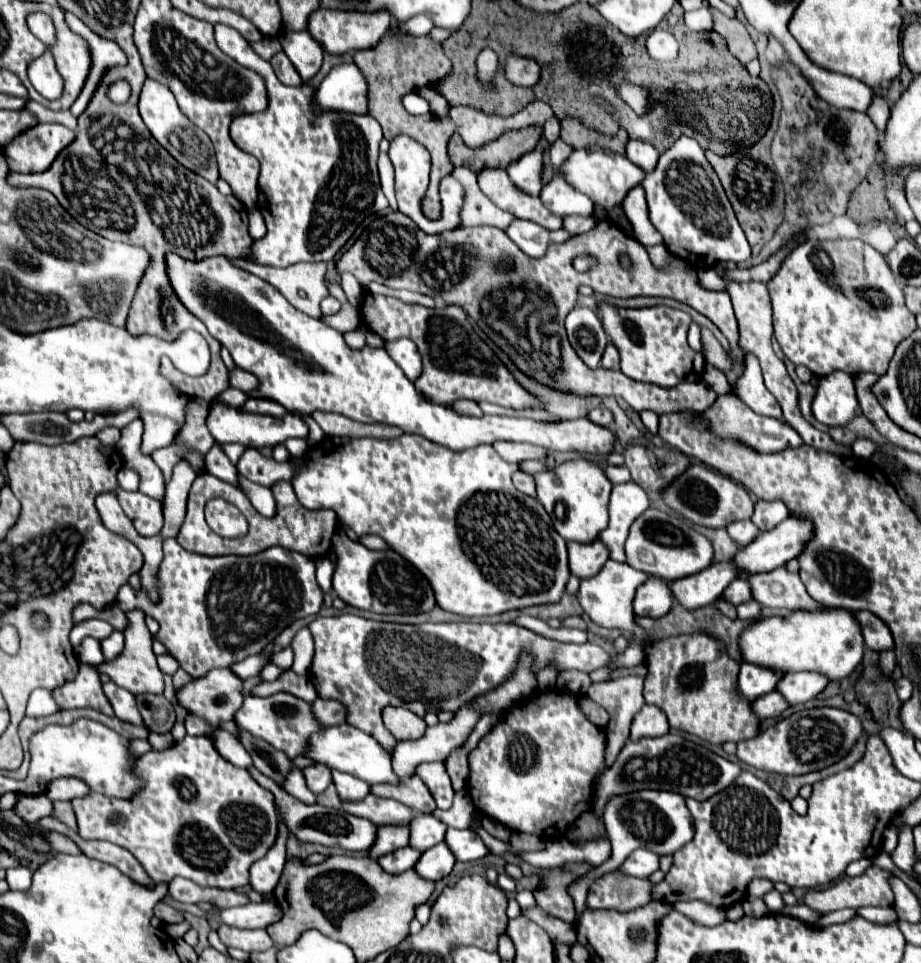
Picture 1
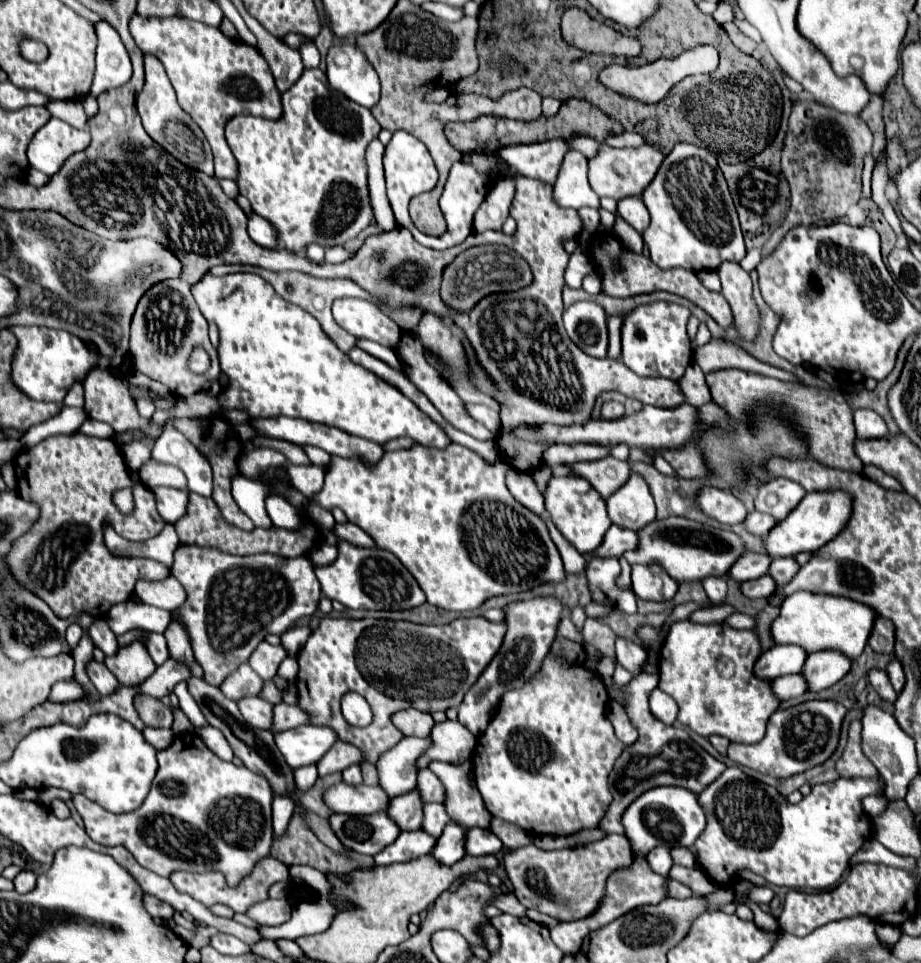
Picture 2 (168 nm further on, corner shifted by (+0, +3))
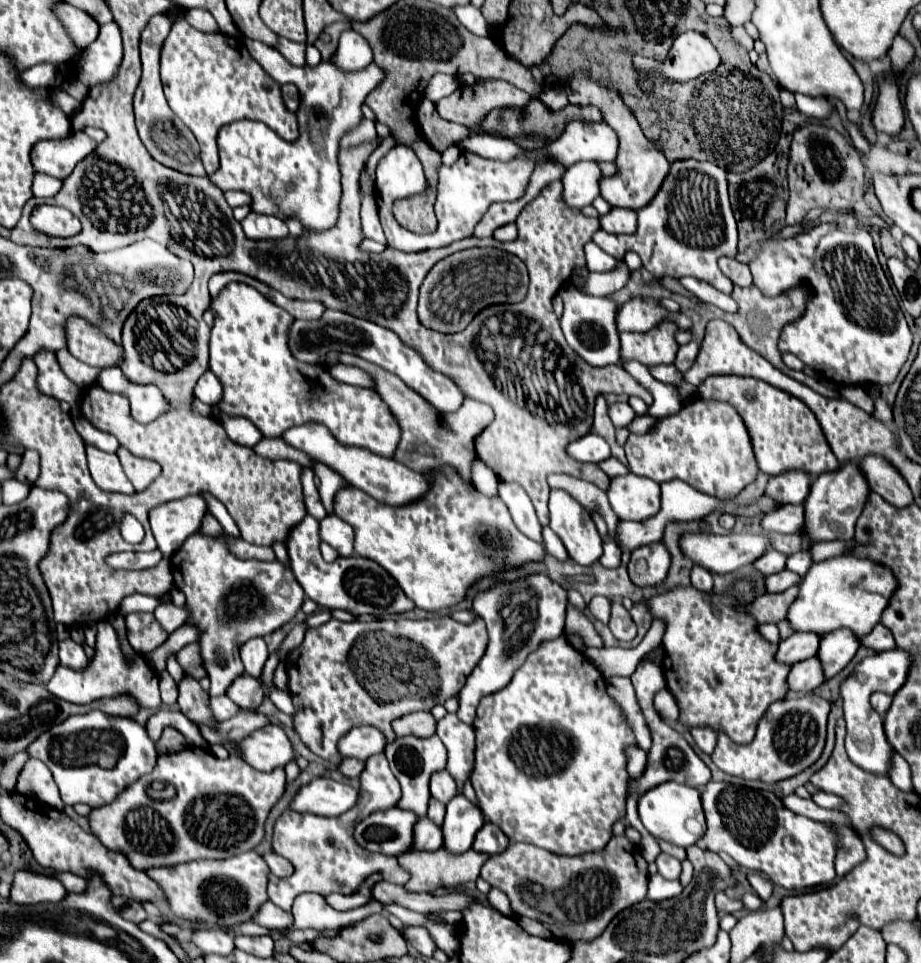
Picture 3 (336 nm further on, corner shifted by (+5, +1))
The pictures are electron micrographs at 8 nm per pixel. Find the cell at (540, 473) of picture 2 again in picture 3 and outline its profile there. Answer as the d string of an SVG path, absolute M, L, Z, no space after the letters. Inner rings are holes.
M550 526L542 528L542 538L544 538L544 548L546 548L546 552L550 556L554 556L558 560L568 560L570 558L568 552L566 552L566 548L564 548L564 544L562 544L562 540L552 532Z

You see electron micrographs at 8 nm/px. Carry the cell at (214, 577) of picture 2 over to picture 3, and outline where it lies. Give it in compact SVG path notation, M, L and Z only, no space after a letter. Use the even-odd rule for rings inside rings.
M204 534L190 536L170 558L170 570L174 576L174 586L184 592L186 596L186 610L188 626L196 626L200 632L198 644L200 644L200 656L204 662L204 668L210 678L210 696L220 696L226 692L226 688L244 674L244 666L238 654L238 648L256 636L272 634L274 630L288 624L296 612L302 608L306 594L302 586L296 582L292 568L284 566L282 562L260 562L260 560L240 560L232 556L222 540L206 538Z

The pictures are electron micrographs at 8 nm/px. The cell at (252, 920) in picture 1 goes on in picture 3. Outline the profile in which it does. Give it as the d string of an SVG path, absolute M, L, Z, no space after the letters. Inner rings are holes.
M266 902L264 906L260 906L256 918L252 920L264 928L288 928L292 924L292 914L280 910L272 902Z

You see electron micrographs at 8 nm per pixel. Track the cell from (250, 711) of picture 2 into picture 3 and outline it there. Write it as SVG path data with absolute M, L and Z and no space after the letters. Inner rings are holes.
M216 696L216 698L210 698L210 710L214 714L216 720L228 720L232 716L236 716L240 712L240 708L228 698L228 696Z

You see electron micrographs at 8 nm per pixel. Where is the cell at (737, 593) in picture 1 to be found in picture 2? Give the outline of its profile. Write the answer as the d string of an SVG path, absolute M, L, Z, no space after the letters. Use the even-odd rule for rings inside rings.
M767 574L767 576L761 576L761 578L753 580L753 582L743 582L741 590L743 590L743 594L749 596L749 598L769 598L769 596L777 590L777 584L775 584L775 580Z

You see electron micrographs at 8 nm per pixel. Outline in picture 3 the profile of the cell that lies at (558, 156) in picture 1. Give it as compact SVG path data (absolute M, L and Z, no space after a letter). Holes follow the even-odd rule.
M576 162L562 174L562 200L570 208L584 208L600 194L598 180L602 172L596 162Z

